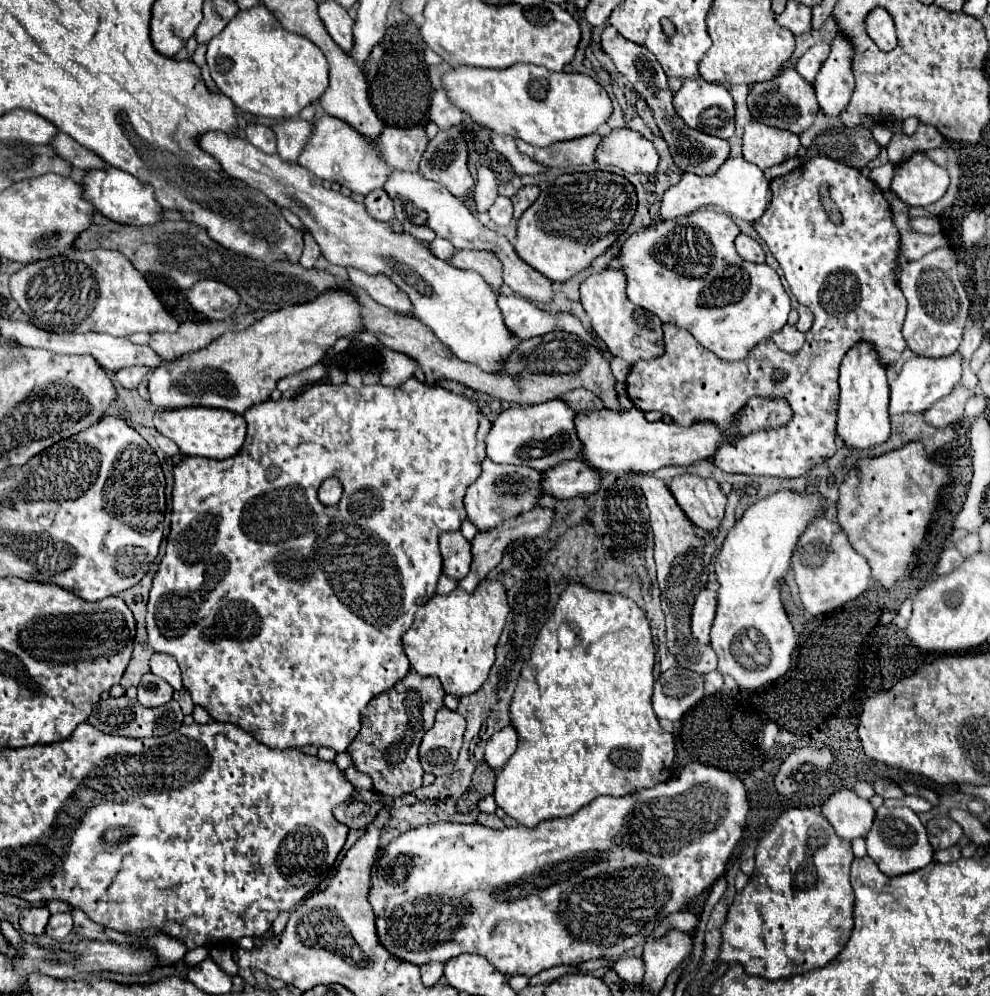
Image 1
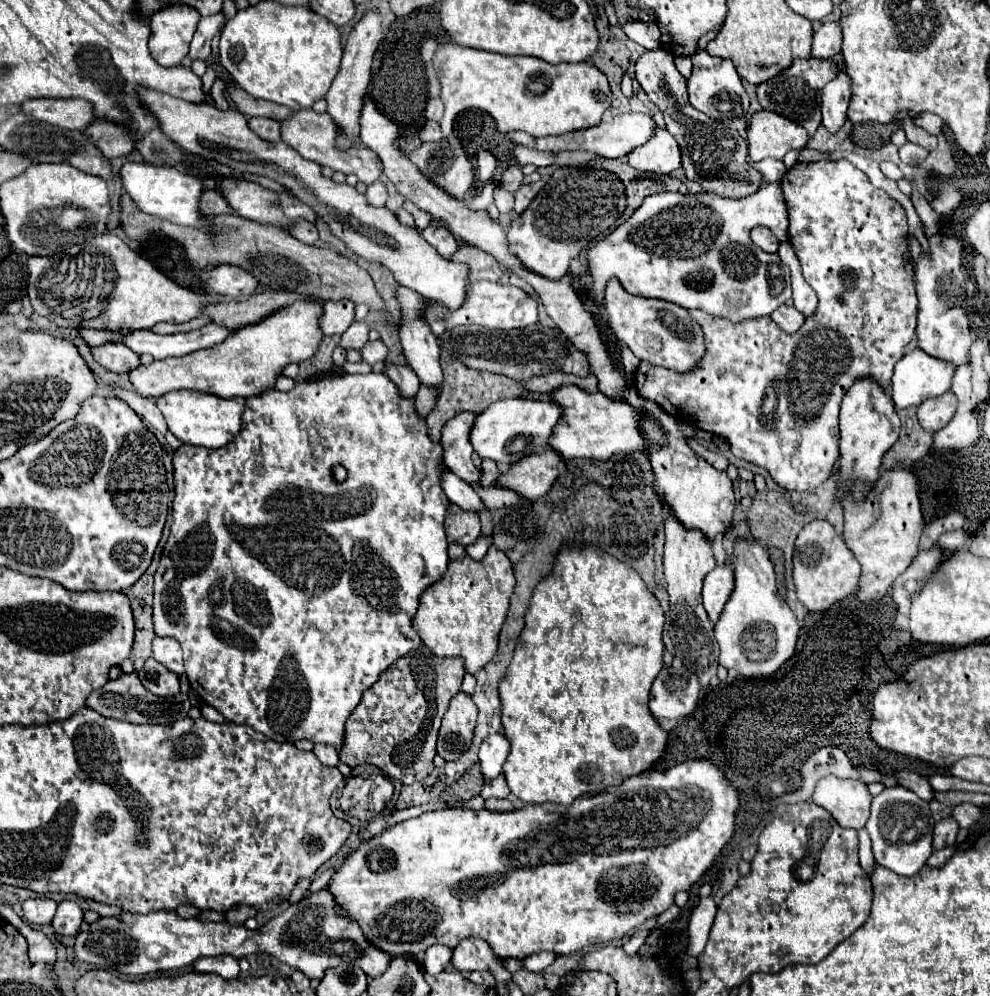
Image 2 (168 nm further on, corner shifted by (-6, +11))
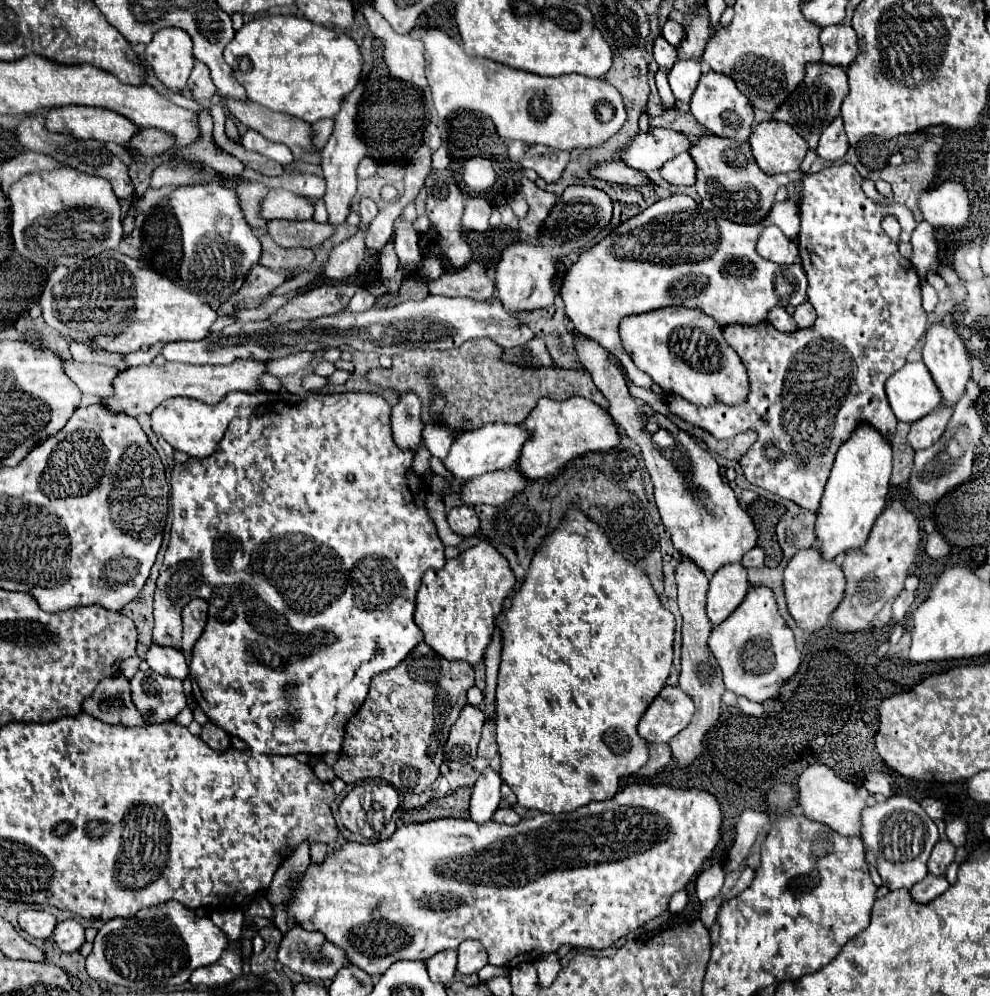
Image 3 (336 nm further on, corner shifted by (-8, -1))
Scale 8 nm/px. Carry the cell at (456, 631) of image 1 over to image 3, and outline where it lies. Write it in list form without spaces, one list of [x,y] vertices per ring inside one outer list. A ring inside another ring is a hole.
[[[480,541],[478,545],[462,551],[456,559],[448,559],[444,569],[430,569],[424,573],[416,593],[414,621],[424,631],[424,641],[448,661],[462,659],[472,665],[482,661],[494,633],[494,617],[502,611],[504,599],[514,591],[516,577],[492,543]]]

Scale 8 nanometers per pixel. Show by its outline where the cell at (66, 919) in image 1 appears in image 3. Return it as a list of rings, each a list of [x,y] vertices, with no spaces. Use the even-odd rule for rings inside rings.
[[[74,919],[62,921],[56,925],[52,939],[64,953],[78,951],[84,945],[84,927]]]

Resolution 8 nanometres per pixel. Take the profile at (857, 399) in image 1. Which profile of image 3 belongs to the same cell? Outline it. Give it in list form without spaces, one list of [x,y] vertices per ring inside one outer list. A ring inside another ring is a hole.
[[[860,425],[852,433],[852,437],[838,449],[814,527],[814,535],[820,541],[818,551],[822,553],[824,561],[832,561],[836,555],[850,549],[860,549],[866,543],[876,517],[886,507],[890,471],[890,441],[886,441],[876,429],[868,425]]]

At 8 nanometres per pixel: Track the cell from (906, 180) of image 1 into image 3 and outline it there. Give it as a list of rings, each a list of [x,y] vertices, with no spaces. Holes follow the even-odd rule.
[[[918,223],[918,227],[912,233],[912,265],[920,277],[920,281],[926,281],[926,273],[936,269],[936,241],[934,241],[934,227],[928,223]]]

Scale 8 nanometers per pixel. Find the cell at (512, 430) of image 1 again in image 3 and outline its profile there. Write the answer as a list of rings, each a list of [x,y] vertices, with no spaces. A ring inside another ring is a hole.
[[[506,423],[484,425],[480,429],[460,433],[442,463],[456,479],[472,479],[472,477],[484,475],[488,471],[510,469],[512,465],[516,467],[516,461],[520,457],[520,449],[526,439],[528,439],[528,433],[524,429],[520,429],[518,425],[506,425]]]

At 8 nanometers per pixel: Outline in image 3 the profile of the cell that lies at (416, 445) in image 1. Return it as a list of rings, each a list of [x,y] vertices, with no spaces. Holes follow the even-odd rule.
[[[310,393],[300,405],[294,407],[284,401],[262,405],[256,413],[252,413],[252,417],[236,419],[228,425],[224,439],[212,457],[190,457],[186,463],[174,465],[170,479],[172,531],[154,593],[154,643],[182,649],[182,607],[196,597],[208,601],[208,623],[194,645],[190,663],[190,675],[198,689],[196,701],[212,723],[220,725],[228,735],[246,741],[252,751],[268,755],[340,753],[346,721],[364,703],[370,679],[376,673],[396,667],[422,641],[422,631],[414,623],[414,597],[422,575],[428,569],[442,569],[446,557],[436,525],[424,505],[426,491],[424,485],[420,485],[422,479],[410,471],[412,459],[412,451],[396,447],[390,431],[390,405],[380,395]],[[376,559],[386,559],[386,565],[368,565],[368,561]]]

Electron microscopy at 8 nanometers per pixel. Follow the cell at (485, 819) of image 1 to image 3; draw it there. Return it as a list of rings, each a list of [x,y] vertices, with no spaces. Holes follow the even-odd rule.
[[[498,809],[494,813],[494,821],[504,823],[504,825],[516,825],[520,821],[520,815],[514,809]]]

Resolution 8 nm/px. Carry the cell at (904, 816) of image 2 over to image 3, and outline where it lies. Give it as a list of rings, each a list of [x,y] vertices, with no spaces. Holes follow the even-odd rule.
[[[894,795],[884,803],[864,807],[860,823],[866,859],[870,865],[876,867],[882,877],[882,883],[890,891],[910,889],[914,883],[922,881],[928,875],[926,861],[938,841],[938,829],[914,799],[906,795]]]

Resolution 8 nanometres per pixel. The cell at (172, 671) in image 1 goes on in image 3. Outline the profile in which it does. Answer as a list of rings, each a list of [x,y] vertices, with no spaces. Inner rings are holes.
[[[152,645],[144,657],[144,661],[150,665],[152,671],[164,675],[164,677],[176,677],[186,679],[188,667],[184,661],[184,655],[174,647],[160,647]]]

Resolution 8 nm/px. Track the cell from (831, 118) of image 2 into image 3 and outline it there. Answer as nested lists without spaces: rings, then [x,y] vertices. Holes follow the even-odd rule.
[[[834,119],[832,125],[828,125],[822,135],[820,135],[820,143],[816,147],[818,157],[822,157],[824,161],[840,161],[848,151],[848,141],[846,141],[846,133],[842,127],[842,119]]]

